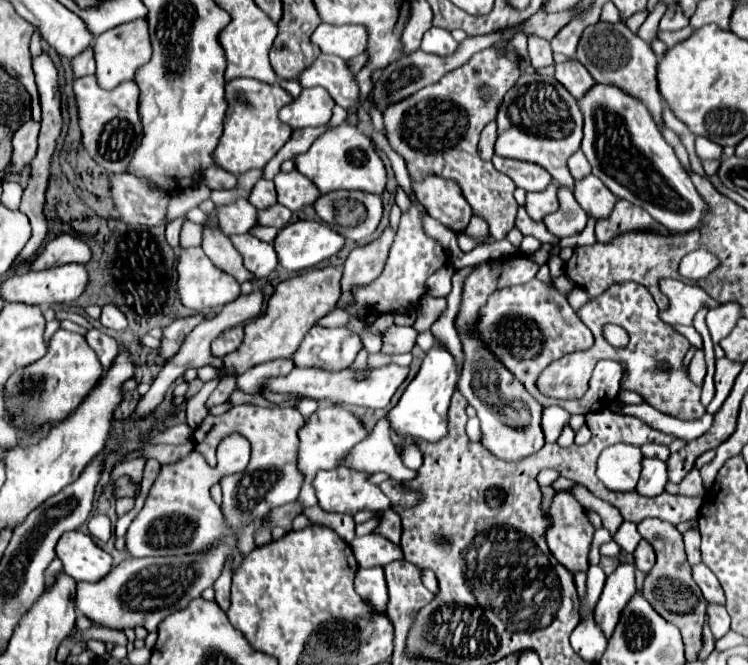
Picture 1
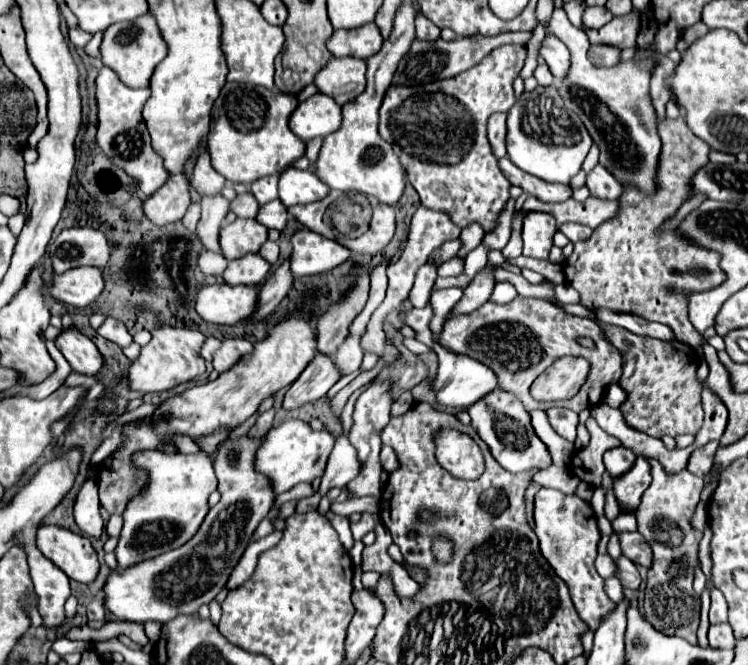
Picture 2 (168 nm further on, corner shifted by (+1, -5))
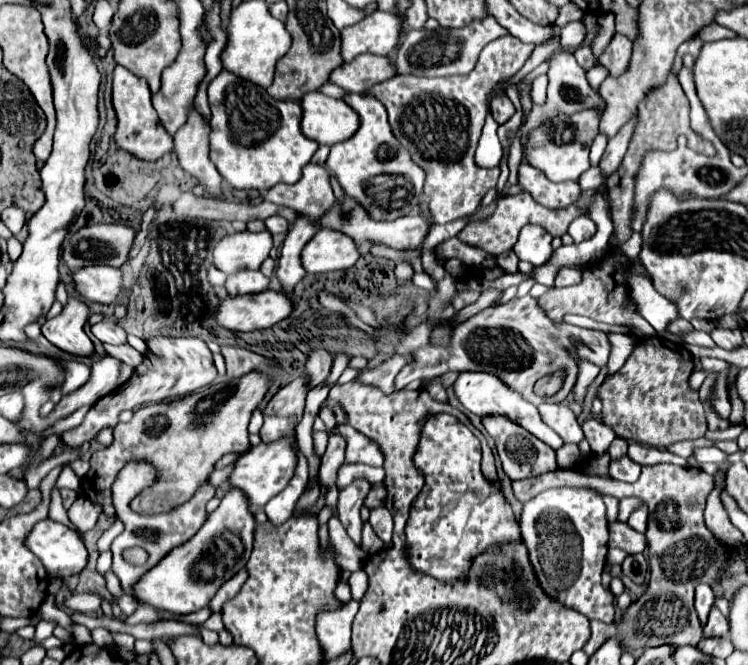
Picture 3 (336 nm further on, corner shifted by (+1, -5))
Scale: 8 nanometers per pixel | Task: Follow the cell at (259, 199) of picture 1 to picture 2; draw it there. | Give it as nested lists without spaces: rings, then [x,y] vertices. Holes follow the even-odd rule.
[[[275,199],[275,201],[259,207],[257,221],[259,221],[261,225],[265,225],[267,229],[283,231],[285,225],[287,225],[287,209],[285,209],[285,205],[283,205],[279,199]]]

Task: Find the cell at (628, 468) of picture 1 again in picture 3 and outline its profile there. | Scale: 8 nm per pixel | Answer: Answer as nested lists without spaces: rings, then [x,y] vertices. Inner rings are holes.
[[[617,437],[613,443],[611,443],[611,447],[609,447],[609,455],[611,455],[611,459],[621,459],[621,457],[625,457],[627,455],[627,441],[625,439],[621,439],[621,437]]]

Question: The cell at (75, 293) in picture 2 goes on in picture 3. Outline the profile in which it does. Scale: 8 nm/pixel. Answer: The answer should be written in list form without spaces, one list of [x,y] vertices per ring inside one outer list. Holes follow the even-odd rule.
[[[83,267],[73,273],[75,291],[89,303],[113,303],[123,291],[123,273],[115,267]]]

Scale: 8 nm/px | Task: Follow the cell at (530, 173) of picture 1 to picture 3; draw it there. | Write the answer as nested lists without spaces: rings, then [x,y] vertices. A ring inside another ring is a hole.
[[[529,163],[519,165],[519,185],[521,189],[529,191],[535,201],[539,201],[543,207],[559,209],[567,207],[577,201],[579,197],[579,185],[575,181],[563,181],[563,183],[551,183],[539,169],[531,167]]]

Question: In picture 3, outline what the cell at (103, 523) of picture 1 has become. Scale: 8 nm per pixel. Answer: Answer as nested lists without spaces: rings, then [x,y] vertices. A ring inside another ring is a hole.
[[[79,495],[79,499],[71,505],[71,509],[67,511],[71,523],[81,531],[89,531],[95,527],[99,515],[101,515],[101,505],[95,503],[93,499],[89,499],[87,495]]]

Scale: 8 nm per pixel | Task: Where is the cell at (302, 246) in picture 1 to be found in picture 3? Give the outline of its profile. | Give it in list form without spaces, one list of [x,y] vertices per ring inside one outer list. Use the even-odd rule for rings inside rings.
[[[317,231],[301,253],[301,263],[307,273],[327,273],[337,269],[349,269],[355,265],[357,259],[359,259],[359,251],[355,243],[351,243],[347,235],[339,235],[339,231]]]

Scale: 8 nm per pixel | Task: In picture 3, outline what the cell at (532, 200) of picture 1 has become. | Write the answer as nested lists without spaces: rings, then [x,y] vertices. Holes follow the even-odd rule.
[[[527,225],[521,229],[519,241],[515,243],[513,251],[521,261],[529,261],[533,265],[543,265],[549,261],[553,237],[541,225]]]

